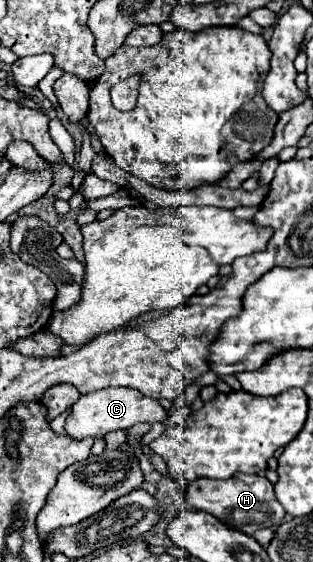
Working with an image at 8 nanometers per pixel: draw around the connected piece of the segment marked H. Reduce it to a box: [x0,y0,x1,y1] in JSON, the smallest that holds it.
[184,474,286,536]

